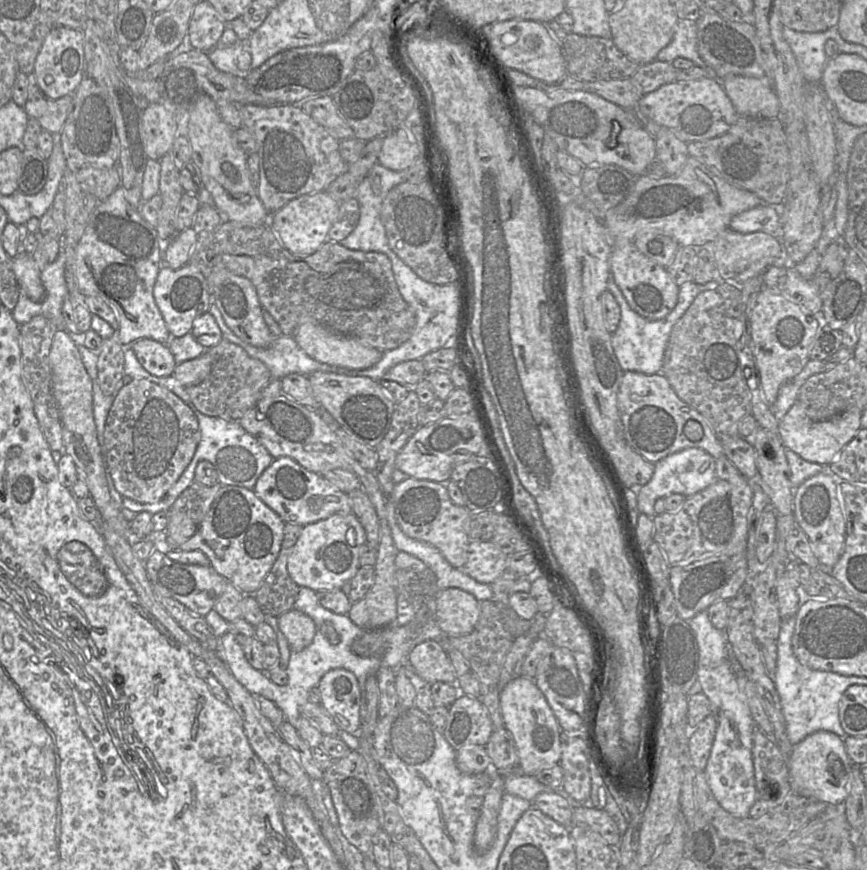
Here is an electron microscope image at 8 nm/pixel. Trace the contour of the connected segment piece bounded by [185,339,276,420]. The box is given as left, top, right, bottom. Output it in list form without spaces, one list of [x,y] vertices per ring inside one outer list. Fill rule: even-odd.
[[[226,339],[207,348],[204,353],[210,357],[209,374],[201,383],[185,388],[193,406],[207,416],[220,416],[224,420],[241,419],[263,398],[263,389],[271,380],[276,379],[272,377],[270,370],[262,361],[251,357],[243,348]]]

